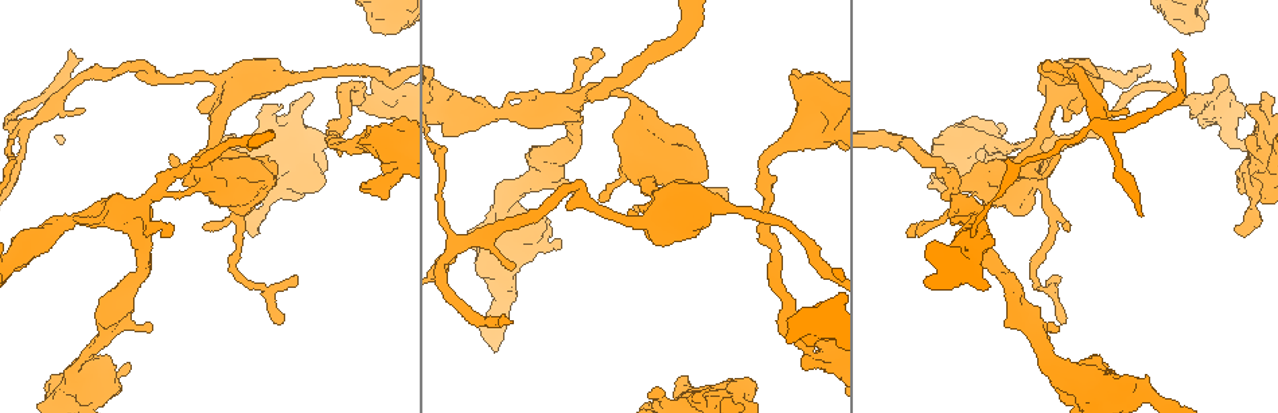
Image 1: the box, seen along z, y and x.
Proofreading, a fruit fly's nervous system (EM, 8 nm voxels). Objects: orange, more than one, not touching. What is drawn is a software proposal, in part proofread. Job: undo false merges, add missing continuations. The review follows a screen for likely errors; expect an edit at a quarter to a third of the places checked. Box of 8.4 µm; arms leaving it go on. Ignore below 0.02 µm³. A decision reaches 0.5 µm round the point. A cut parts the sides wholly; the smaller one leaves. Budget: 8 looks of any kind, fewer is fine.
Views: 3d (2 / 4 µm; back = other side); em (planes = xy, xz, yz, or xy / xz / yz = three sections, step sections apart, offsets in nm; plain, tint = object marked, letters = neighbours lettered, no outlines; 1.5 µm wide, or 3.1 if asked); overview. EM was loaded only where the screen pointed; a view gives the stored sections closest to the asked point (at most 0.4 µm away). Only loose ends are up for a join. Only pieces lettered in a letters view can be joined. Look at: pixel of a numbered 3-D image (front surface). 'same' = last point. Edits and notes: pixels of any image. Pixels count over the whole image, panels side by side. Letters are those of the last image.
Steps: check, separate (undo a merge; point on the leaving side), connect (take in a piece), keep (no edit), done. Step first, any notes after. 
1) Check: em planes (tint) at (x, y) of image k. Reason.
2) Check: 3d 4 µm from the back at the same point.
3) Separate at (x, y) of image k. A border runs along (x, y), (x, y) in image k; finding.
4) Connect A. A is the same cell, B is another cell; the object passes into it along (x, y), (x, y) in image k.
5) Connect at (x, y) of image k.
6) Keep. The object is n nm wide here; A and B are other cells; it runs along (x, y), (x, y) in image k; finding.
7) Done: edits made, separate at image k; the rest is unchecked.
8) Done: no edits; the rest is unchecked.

Check: em planes (plain) at (814, 132) of image 1.

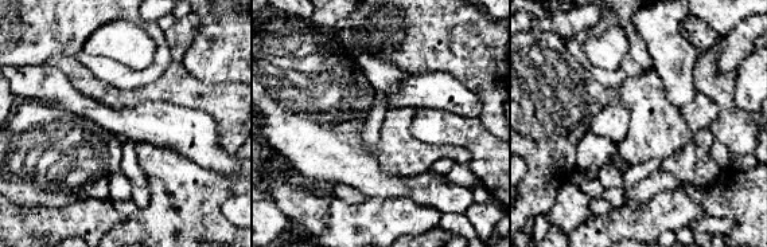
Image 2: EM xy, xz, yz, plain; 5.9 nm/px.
Check: em planes (letters) at the same point. See the neighbours.

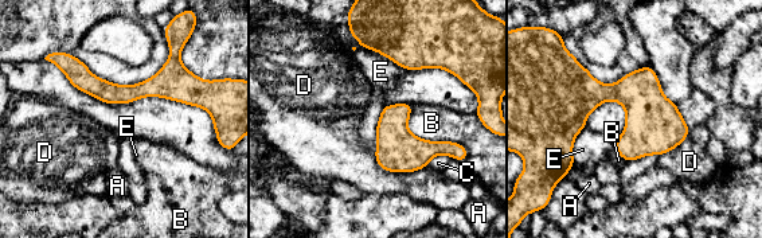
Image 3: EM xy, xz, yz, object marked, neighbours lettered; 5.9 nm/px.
Keep. A, B, C, D and E are other cells; a border runs along (374, 155), (389, 171), (428, 164) in image 3; none of them fits.

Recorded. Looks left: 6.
Check: em planes (plain) at (953, 185) of image 1. A fork.

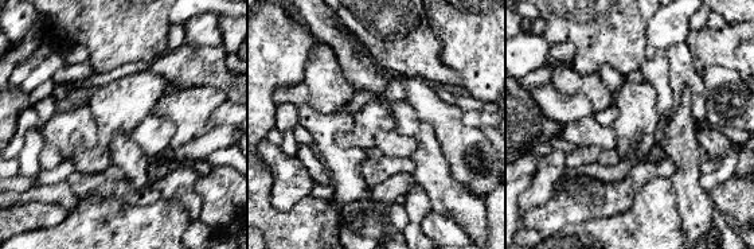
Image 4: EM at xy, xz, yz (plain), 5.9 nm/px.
Check: em planes (letters) at the same point.

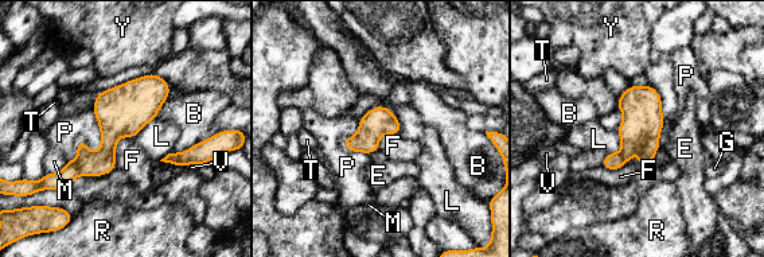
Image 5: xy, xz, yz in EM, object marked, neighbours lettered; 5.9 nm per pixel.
Separate at (63, 178) of image 5. B, E, F, G, L, M, P, R, T, V and Y are other cells; a border runs along (67, 162), (71, 162), (80, 174) in image 5; two neurons meet here.

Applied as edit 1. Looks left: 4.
Done: edits made, separate at image 5; the rest is unchecked.

